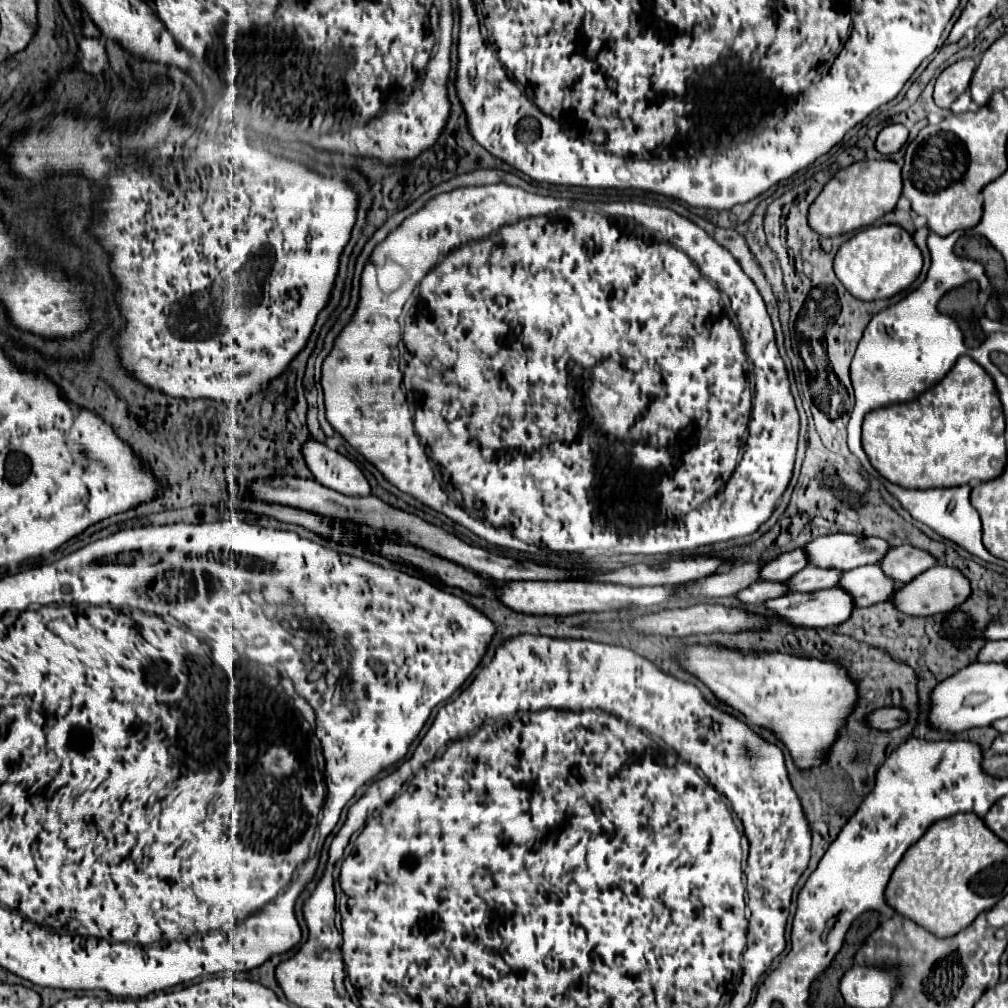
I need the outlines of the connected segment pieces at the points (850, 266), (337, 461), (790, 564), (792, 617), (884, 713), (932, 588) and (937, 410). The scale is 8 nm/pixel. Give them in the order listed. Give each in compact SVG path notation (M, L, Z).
M884 224L862 230L844 242L836 254L834 272L852 296L860 300L882 300L908 288L918 278L922 264L922 252L914 244L912 234L902 226Z
M309 440L302 447L305 462L313 478L326 488L346 496L368 496L370 484L360 468L342 454L326 448L324 443Z
M796 548L764 564L764 580L784 580L786 582L794 574L804 570L806 566L808 566L808 552L804 548Z
M840 586L828 588L828 590L818 590L818 592L790 592L788 596L780 596L776 600L768 600L766 608L782 616L786 622L794 626L804 626L804 628L830 628L838 626L844 620L848 620L854 612L854 598Z
M880 708L868 716L868 722L878 730L894 730L908 722L908 712L904 708Z
M934 566L932 570L926 570L920 576L916 576L914 580L910 580L908 584L904 584L900 588L900 592L896 592L894 602L906 614L932 616L932 614L938 614L938 612L952 612L956 606L966 602L970 592L972 592L970 580L960 570L948 568L948 566Z
M960 356L944 380L916 400L868 412L862 426L862 446L872 466L902 488L950 488L968 484L972 478L986 482L1004 472L1004 424L994 380L976 360Z

